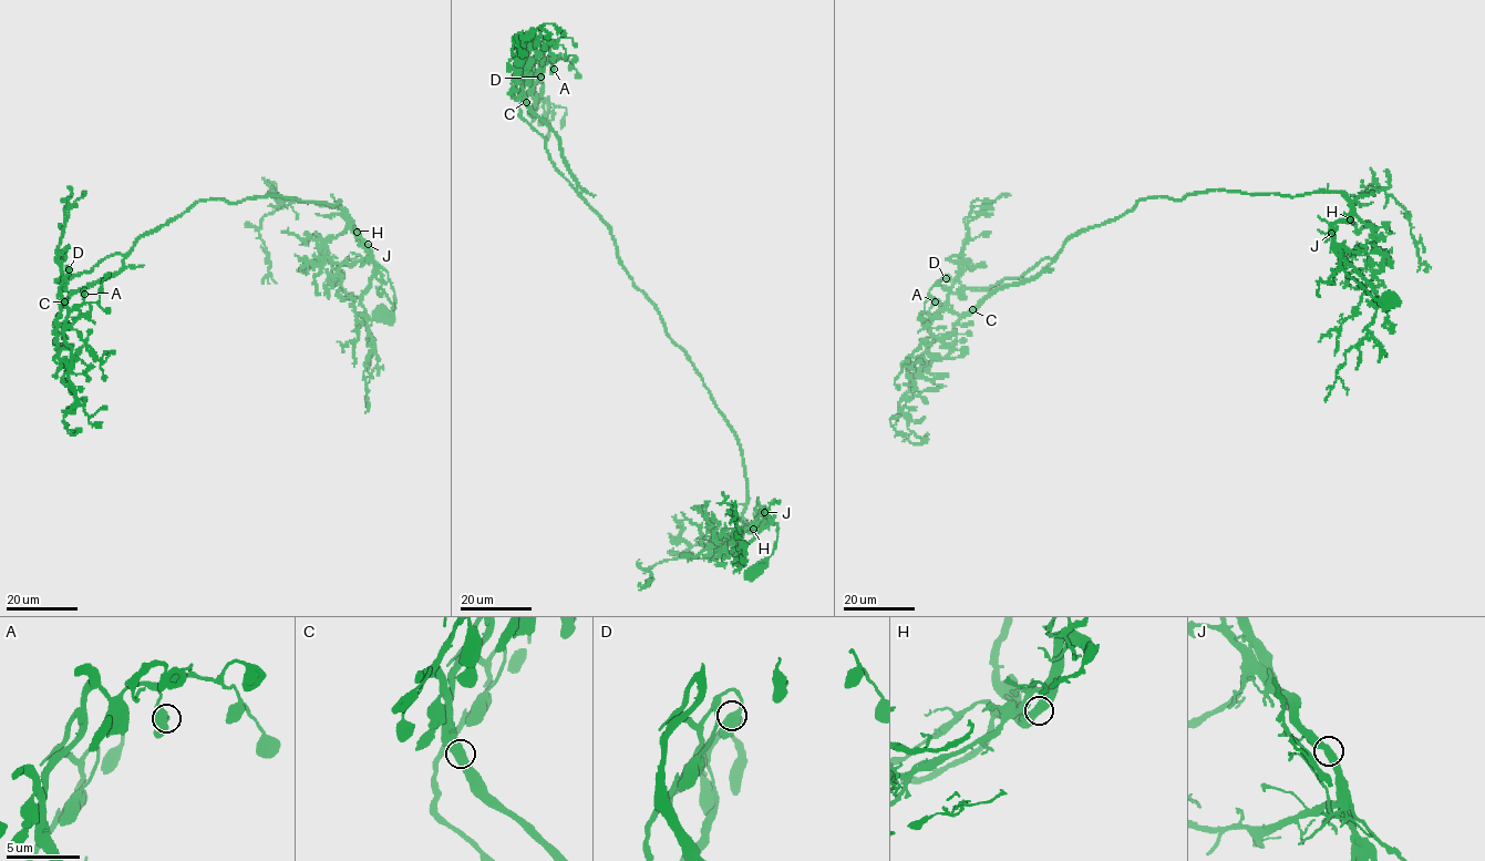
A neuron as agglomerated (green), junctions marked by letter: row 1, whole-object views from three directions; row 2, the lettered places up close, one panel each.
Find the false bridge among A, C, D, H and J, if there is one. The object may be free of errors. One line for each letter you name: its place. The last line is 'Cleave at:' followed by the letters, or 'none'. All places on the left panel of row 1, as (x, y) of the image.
C: place (64, 301)
Cleave at: C

